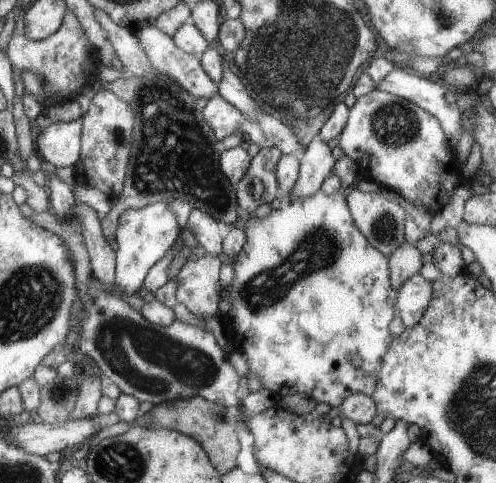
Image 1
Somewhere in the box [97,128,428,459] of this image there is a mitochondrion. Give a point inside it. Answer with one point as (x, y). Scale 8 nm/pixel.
(317, 251)

